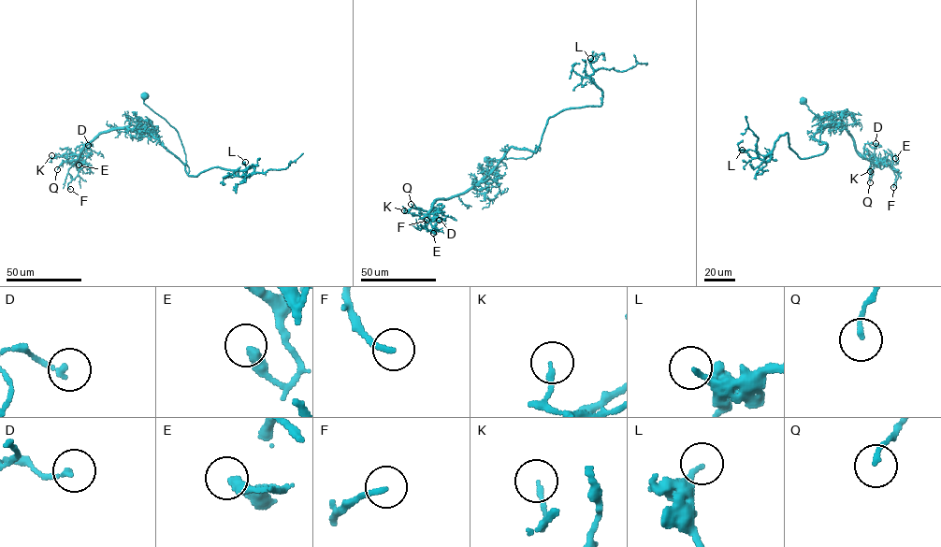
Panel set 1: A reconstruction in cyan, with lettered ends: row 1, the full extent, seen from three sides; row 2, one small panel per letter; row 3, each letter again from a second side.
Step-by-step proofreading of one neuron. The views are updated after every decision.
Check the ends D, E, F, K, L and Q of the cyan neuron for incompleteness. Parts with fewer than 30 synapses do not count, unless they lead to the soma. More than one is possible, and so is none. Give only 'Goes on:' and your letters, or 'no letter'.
Goes on: no letter

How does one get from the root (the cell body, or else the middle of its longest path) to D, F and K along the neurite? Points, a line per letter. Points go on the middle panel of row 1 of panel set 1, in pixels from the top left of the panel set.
D: (487, 159), (525, 159), (540, 148), (510, 148), (476, 183), (436, 201), (427, 216), (439, 220)
F: (487, 159), (525, 159), (540, 148), (510, 148), (476, 183), (436, 201), (424, 227), (428, 231), (427, 220)
K: (487, 159), (525, 159), (540, 148), (511, 147), (463, 193), (436, 201), (428, 211), (404, 210)

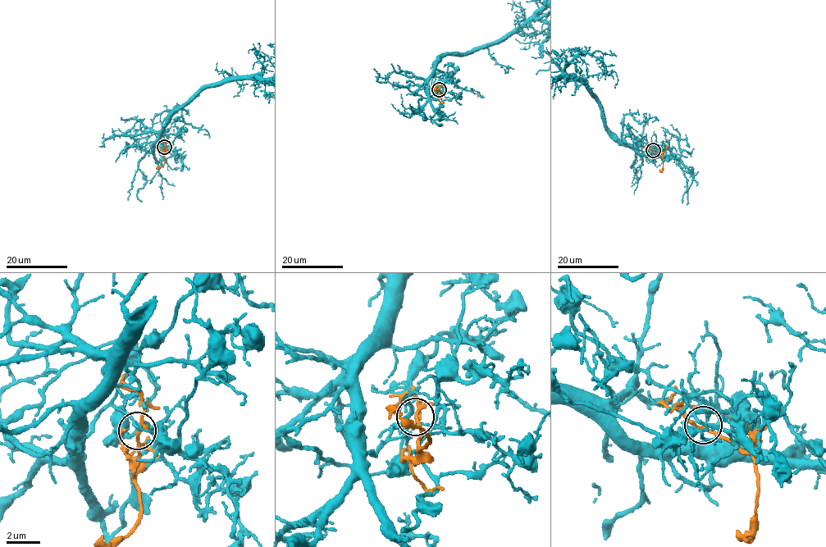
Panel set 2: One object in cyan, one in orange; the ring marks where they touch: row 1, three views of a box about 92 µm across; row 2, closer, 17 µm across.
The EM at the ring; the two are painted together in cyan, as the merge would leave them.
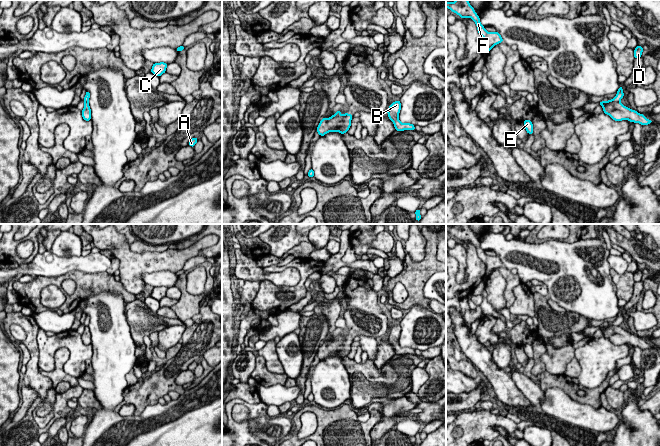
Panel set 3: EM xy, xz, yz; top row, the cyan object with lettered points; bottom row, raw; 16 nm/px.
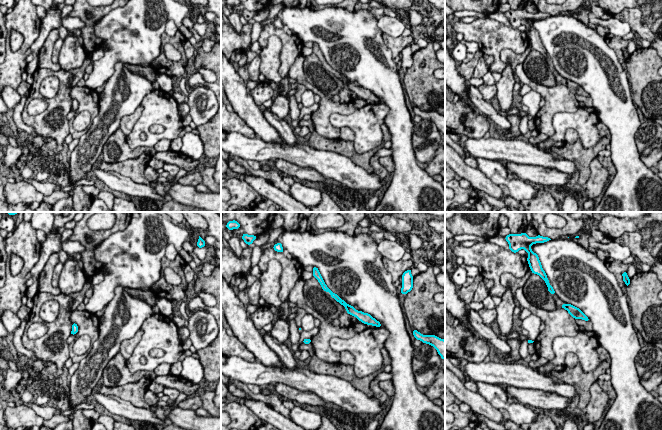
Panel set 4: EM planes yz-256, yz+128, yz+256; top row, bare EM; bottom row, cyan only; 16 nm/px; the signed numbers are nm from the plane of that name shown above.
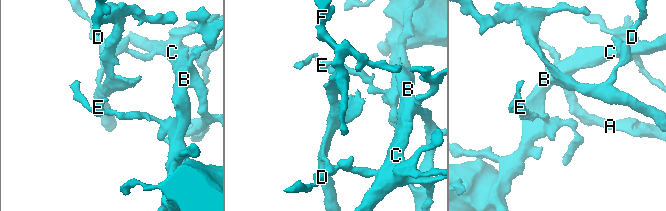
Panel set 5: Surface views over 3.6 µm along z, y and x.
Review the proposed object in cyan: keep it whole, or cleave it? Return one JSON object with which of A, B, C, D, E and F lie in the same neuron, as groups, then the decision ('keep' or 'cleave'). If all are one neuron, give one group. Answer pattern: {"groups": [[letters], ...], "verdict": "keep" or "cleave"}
{"groups": [["A", "B", "C", "D", "E"], ["F"]], "verdict": "cleave"}

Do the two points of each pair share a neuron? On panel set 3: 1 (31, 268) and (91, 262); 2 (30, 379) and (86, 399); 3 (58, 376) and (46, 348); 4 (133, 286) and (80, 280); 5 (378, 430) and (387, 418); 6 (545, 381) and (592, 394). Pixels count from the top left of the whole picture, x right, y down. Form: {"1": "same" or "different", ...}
{"1": "same", "2": "different", "3": "different", "4": "different", "5": "same", "6": "same"}

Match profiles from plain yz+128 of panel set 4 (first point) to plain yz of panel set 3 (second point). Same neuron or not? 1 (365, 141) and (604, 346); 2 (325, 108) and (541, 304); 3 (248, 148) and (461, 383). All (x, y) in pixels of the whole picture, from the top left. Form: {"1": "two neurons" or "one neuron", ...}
{"1": "one neuron", "2": "two neurons", "3": "one neuron"}

